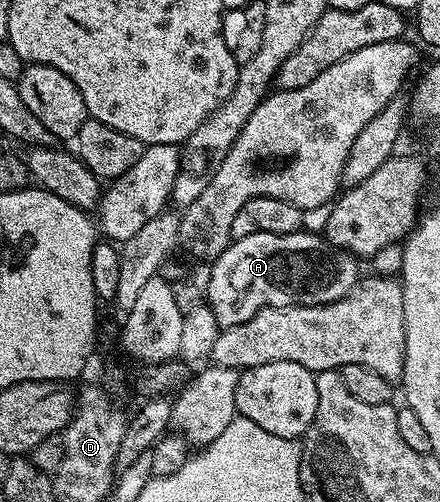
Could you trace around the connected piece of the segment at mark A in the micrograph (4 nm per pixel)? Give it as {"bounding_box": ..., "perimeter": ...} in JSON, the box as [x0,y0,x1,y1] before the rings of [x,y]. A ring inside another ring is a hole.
{"bounding_box":[205,230,361,329],"perimeter":[[[300,230],[293,234],[249,234],[249,238],[241,238],[240,240],[231,240],[227,248],[217,259],[210,265],[211,277],[205,281],[205,300],[216,315],[220,329],[229,326],[237,326],[241,322],[245,322],[249,318],[253,318],[253,314],[260,312],[262,308],[294,308],[296,304],[304,304],[305,306],[317,306],[318,304],[328,304],[329,302],[337,302],[345,294],[349,294],[355,289],[355,285],[361,279],[361,271],[359,272],[360,261],[352,256],[350,252],[346,252],[344,248],[334,248],[330,242],[322,235],[314,236],[308,230]]]}

